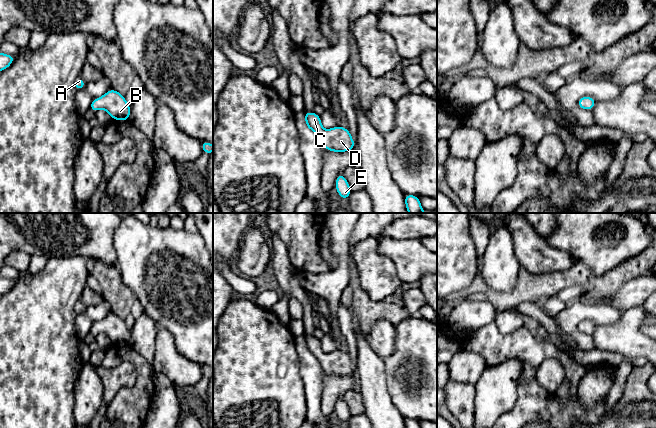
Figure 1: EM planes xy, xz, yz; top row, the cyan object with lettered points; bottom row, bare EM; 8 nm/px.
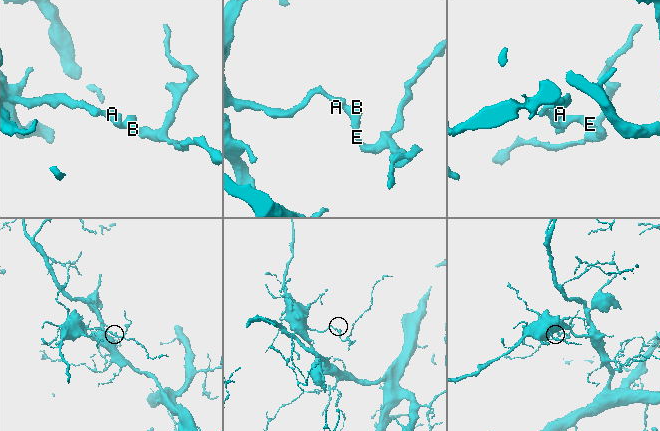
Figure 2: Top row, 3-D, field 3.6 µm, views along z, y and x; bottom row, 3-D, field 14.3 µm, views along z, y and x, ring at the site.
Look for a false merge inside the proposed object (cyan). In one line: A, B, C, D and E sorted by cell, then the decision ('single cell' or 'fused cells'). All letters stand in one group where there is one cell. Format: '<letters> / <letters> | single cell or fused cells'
A B C D E | single cell

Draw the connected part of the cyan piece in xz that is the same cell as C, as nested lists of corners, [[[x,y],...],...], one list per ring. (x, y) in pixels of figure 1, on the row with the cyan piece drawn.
[[[305,112],[303,116],[306,120],[306,128],[318,135],[326,150],[346,152],[355,148],[354,140],[348,128],[337,125],[329,130],[324,130],[321,125],[321,116],[314,112]]]

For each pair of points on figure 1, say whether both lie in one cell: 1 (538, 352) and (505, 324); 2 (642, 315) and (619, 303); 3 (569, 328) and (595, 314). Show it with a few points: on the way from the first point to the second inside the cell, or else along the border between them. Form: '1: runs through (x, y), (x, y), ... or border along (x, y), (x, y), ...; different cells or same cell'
1: border along (496, 321), (503, 333), (511, 333), (523, 326); different cells
2: border along (642, 305), (630, 307), (621, 312); different cells
3: runs through (574, 321), (581, 314), (588, 314); same cell

